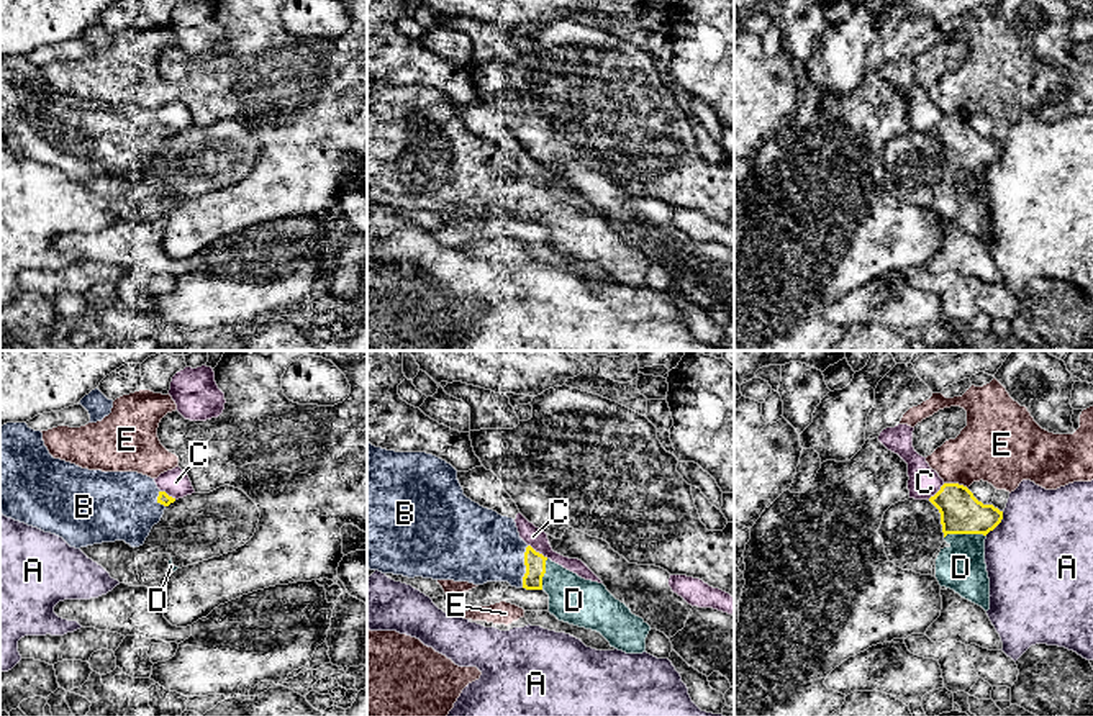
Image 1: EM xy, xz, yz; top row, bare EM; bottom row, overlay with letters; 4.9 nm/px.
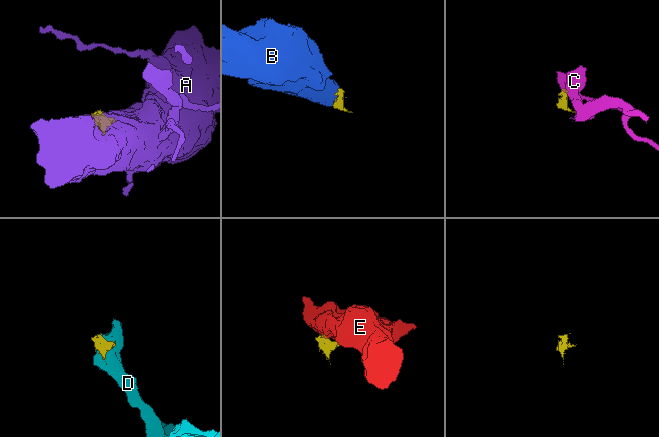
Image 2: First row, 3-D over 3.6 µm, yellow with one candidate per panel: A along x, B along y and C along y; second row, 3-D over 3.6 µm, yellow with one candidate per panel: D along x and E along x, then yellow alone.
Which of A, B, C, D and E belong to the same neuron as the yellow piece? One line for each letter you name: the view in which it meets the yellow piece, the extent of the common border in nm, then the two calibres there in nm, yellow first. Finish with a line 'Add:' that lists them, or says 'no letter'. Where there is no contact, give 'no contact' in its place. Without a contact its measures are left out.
B: contact in xz; length 200 nm; calibres 100 and 360 nm
D: contact in yz; length 200 nm; calibres 200 and 240 nm
Add: B, D

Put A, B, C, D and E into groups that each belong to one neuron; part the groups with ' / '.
A / B D / C / E

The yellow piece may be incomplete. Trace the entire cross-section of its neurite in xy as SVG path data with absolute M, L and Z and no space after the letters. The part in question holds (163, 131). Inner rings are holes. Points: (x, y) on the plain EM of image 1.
M7 56L0 61L0 147L56 167L70 180L115 174L139 180L174 134L147 108L88 103L54 92L44 79L43 66L26 56Z

